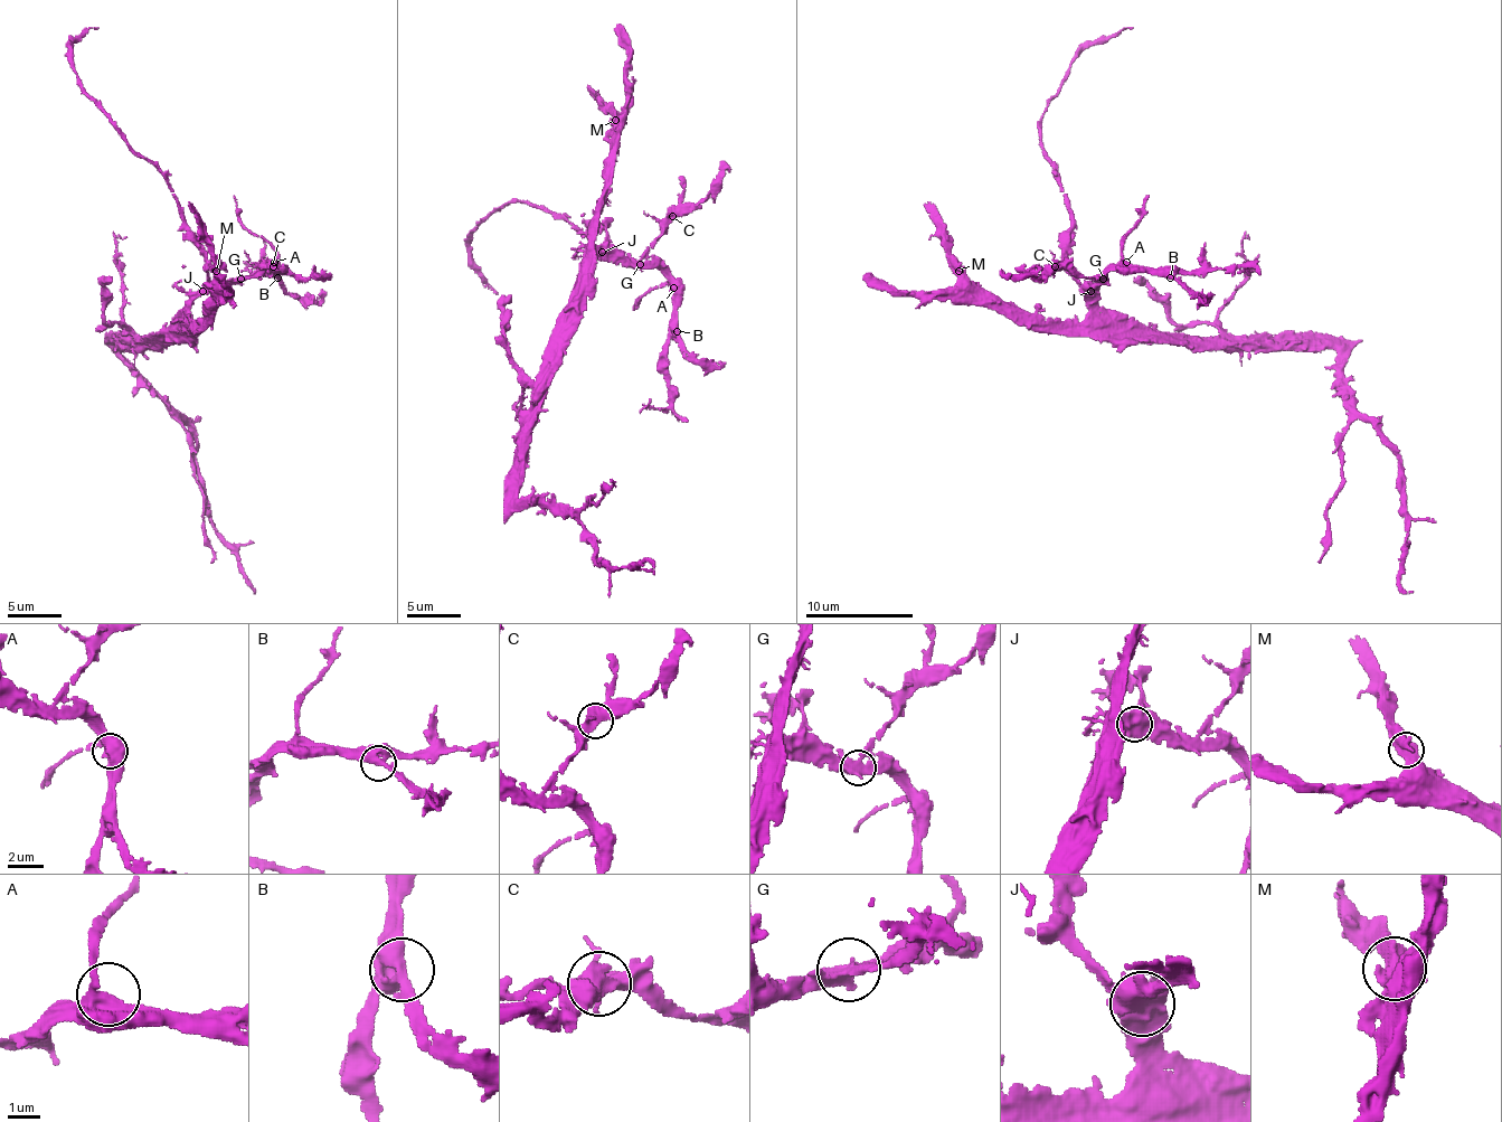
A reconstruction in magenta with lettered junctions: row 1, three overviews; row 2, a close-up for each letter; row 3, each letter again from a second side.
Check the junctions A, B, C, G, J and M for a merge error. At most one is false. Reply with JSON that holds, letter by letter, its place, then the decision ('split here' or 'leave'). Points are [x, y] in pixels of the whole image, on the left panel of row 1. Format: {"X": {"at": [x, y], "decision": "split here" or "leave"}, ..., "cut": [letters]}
{"A": {"at": [274, 262], "decision": "leave"}, "B": {"at": [277, 277], "decision": "leave"}, "C": {"at": [273, 266], "decision": "leave"}, "G": {"at": [241, 279], "decision": "leave"}, "J": {"at": [202, 291], "decision": "leave"}, "M": {"at": [216, 271], "decision": "leave"}, "cut": []}

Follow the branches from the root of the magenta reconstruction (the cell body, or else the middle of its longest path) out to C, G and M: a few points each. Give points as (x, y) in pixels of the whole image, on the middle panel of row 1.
C: (553, 328), (558, 314), (569, 304), (579, 266), (588, 258), (636, 258), (663, 232), (663, 224), (671, 215)
G: (553, 328), (558, 314), (569, 304), (579, 266), (588, 258), (629, 258), (639, 264)
M: (553, 328), (579, 282), (583, 258), (588, 253), (588, 226), (602, 207), (604, 159), (610, 153), (615, 119)

